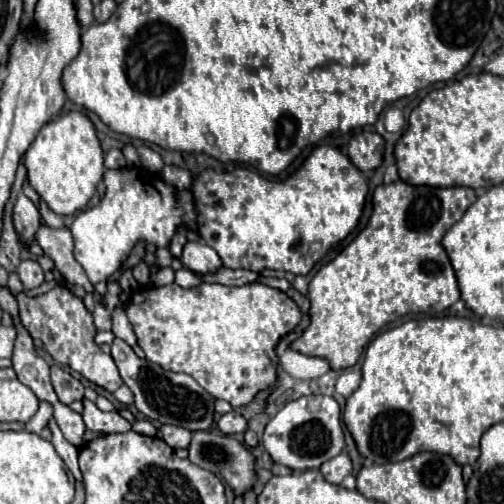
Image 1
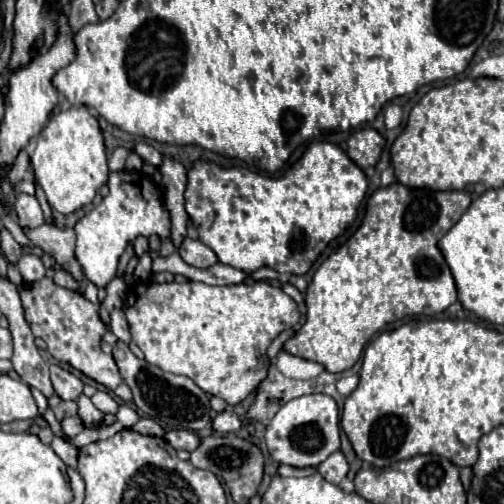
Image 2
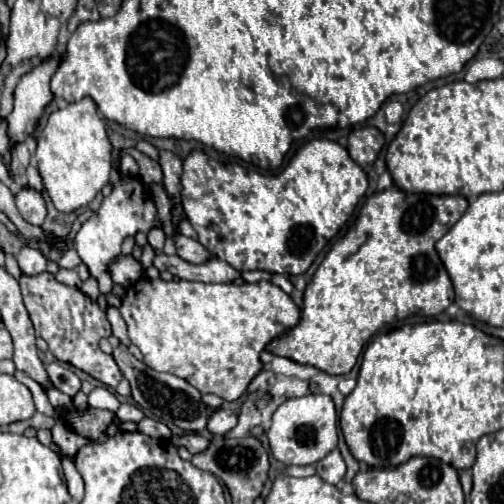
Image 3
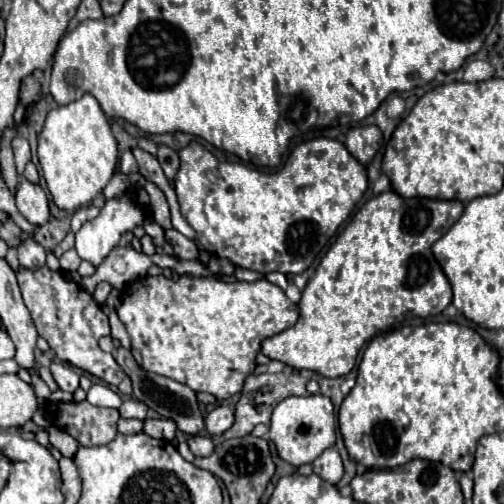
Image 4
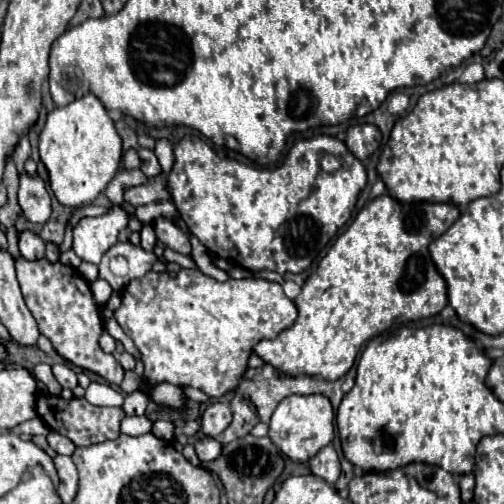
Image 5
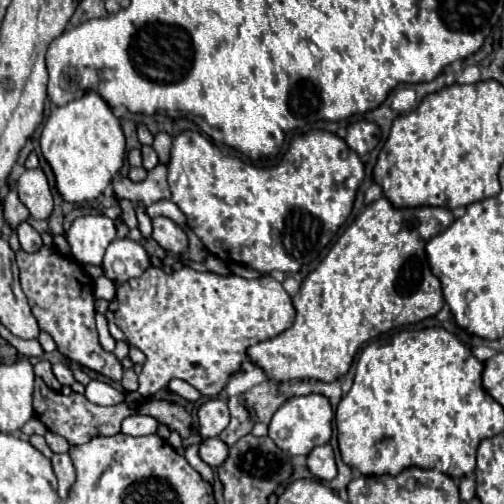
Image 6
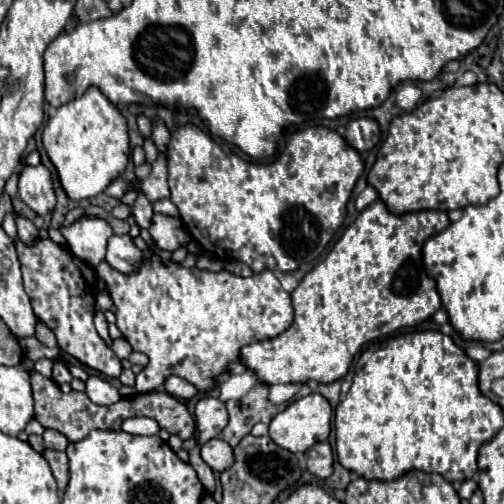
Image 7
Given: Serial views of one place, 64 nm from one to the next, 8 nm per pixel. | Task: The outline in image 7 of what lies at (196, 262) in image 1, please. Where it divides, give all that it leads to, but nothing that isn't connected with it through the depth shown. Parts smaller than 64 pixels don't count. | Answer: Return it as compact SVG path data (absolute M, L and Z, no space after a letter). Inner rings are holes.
M156 214L152 218L152 226L150 226L148 232L154 238L154 242L162 250L168 250L168 252L178 250L180 246L188 244L188 240L190 240L190 236L188 236L182 220L170 218L170 216L162 216L162 214Z

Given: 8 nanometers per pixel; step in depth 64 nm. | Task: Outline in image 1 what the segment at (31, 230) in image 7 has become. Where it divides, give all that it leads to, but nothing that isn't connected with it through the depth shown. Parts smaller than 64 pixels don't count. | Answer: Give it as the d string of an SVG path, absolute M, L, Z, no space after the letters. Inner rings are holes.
M24 260L24 262L20 262L16 274L20 276L20 280L24 284L24 290L38 288L44 282L44 272L42 272L42 268L40 268L40 264L36 260Z

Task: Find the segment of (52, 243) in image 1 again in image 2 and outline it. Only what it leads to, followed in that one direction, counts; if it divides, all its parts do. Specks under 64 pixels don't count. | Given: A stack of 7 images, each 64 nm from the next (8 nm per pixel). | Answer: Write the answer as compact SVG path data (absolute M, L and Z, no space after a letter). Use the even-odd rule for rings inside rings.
M42 224L34 230L26 228L24 230L26 236L38 246L42 248L46 254L54 256L54 260L72 274L72 278L76 282L84 280L84 272L78 264L78 260L74 258L74 242L76 242L76 234L72 228L58 228L58 226L48 226Z

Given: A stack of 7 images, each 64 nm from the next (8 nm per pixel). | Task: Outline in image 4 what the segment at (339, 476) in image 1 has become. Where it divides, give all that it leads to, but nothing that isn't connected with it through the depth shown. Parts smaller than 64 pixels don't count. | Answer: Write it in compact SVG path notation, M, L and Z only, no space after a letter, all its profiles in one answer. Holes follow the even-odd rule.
M328 448L322 456L318 456L312 462L312 468L314 468L314 474L318 474L322 480L330 484L338 484L344 474L344 466L336 448Z

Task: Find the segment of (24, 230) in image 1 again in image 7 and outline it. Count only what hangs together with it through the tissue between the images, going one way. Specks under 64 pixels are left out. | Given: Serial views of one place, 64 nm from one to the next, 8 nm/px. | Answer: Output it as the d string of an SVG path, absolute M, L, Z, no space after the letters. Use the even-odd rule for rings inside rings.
M42 164L26 166L18 180L18 196L38 216L52 212L56 206L56 196L54 196L50 172Z

